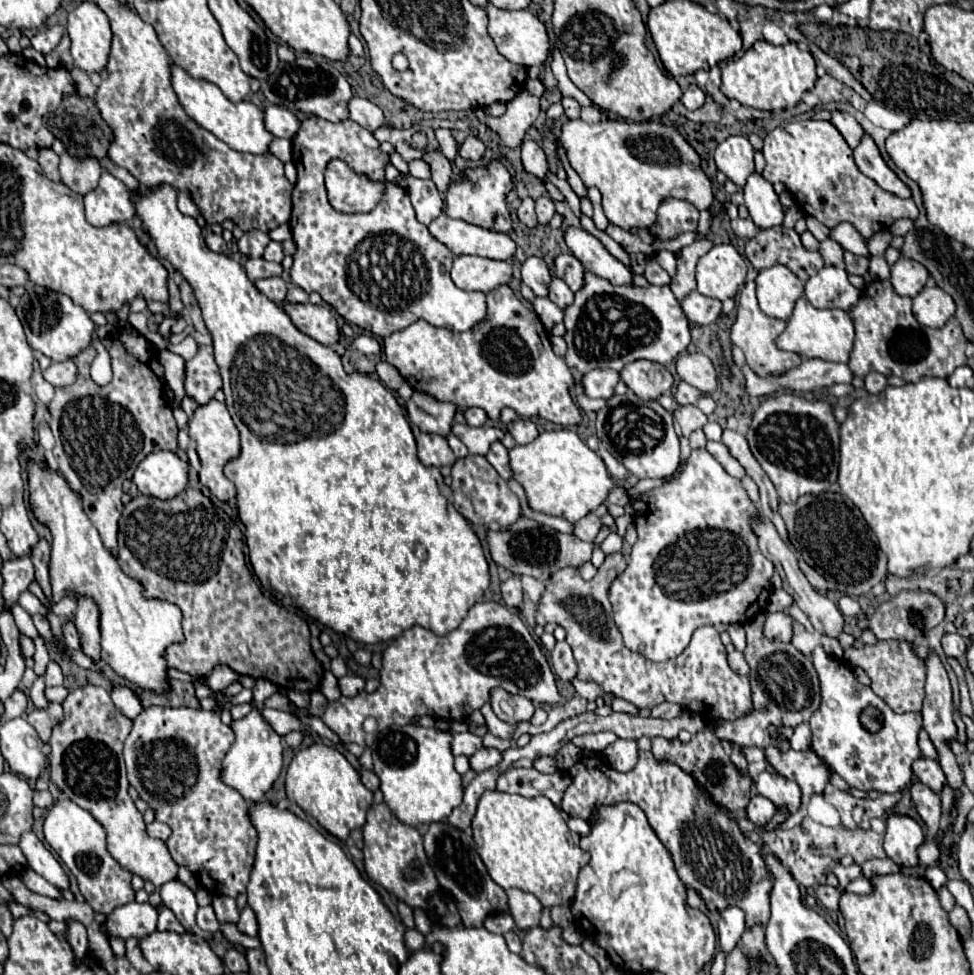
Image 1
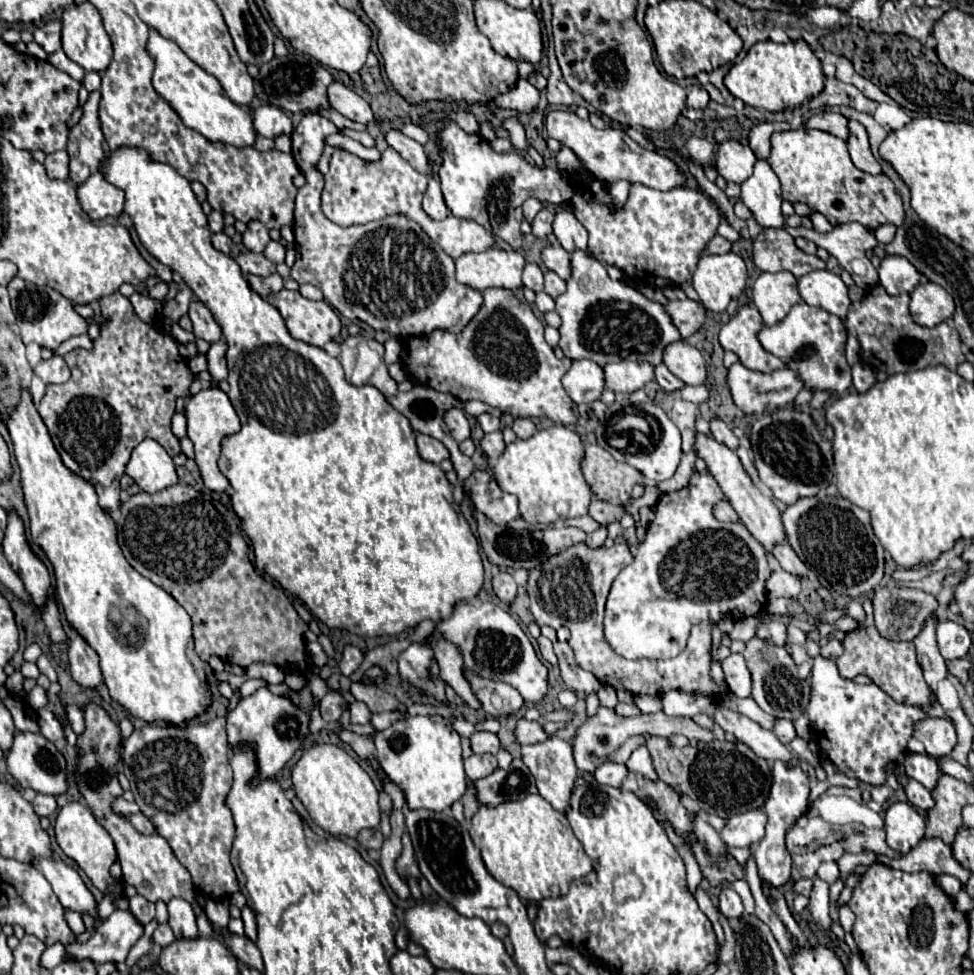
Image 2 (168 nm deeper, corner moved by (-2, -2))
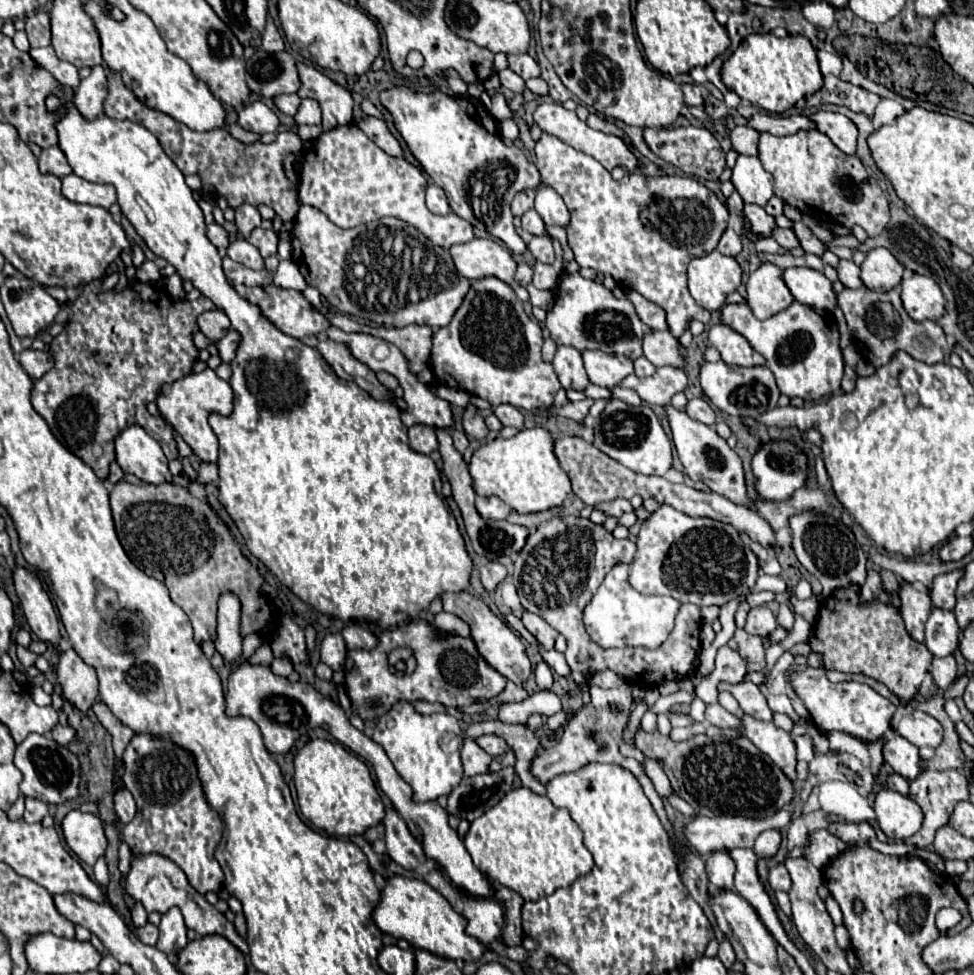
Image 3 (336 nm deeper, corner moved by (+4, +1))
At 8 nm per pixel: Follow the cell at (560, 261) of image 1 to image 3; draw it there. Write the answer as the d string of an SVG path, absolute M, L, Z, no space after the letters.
M534 236L532 242L528 244L528 250L532 256L544 264L554 264L554 248L552 240L548 236Z

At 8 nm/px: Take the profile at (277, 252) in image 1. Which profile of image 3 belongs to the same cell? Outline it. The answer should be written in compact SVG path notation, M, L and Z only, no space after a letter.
M254 228L252 230L252 234L250 234L250 238L248 238L248 242L250 244L254 244L258 250L260 250L260 254L266 258L266 256L272 256L272 254L276 254L278 250L276 250L276 244L278 244L278 236L276 236L276 232L274 230L264 230L264 228Z

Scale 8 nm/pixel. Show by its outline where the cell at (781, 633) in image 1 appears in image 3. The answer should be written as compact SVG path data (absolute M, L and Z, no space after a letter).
M756 606L756 608L752 608L752 610L748 612L744 630L746 630L748 634L766 638L772 630L776 630L776 618L774 618L774 614L772 614L766 606Z

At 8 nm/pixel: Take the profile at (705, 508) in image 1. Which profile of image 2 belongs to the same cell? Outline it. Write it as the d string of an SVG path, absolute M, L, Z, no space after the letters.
M694 469L692 477L690 477L690 483L678 491L672 491L672 493L664 493L660 495L656 507L654 507L654 521L648 525L646 529L646 537L644 541L638 545L638 551L636 551L636 557L634 561L624 567L620 571L620 575L614 579L612 583L612 589L610 589L610 595L608 595L608 601L606 601L606 617L604 617L604 635L606 635L606 641L612 645L612 649L616 653L620 653L622 657L626 659L670 659L670 657L676 657L684 651L686 647L686 641L688 641L688 635L690 635L690 629L696 625L696 623L702 623L702 621L722 621L722 619L732 619L732 621L738 621L738 619L746 619L746 617L752 617L756 613L760 613L766 605L766 589L764 589L764 583L766 579L770 577L772 569L766 561L766 553L764 553L764 547L744 529L742 523L722 523L714 517L714 505L724 501L724 493L720 491L720 485L716 483L716 479L712 477L710 471L704 471L704 473L698 473Z

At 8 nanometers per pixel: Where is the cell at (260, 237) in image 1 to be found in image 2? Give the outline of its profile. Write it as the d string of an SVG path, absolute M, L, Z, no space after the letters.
M260 221L248 223L248 229L242 235L242 243L246 249L250 249L254 253L262 253L264 247L268 245L268 241L270 241L268 229L264 225L260 225Z

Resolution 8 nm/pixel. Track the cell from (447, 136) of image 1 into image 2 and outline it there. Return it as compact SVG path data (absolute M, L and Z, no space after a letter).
M410 123L410 125L404 125L404 127L402 127L402 133L418 141L420 144L425 144L430 137L426 129L422 129L420 125L414 125L414 123Z

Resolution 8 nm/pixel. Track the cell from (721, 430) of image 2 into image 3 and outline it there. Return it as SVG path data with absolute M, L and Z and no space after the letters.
M702 398L688 400L688 404L686 404L686 414L688 414L690 418L694 418L694 420L700 420L700 422L708 424L708 426L714 426L714 420L716 420L710 404L708 404L706 400L702 400Z

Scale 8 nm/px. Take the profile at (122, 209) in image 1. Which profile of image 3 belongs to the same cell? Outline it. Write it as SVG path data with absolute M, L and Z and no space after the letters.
M68 174L62 178L62 194L78 204L102 206L110 208L116 202L116 190L110 184L94 184L76 174Z

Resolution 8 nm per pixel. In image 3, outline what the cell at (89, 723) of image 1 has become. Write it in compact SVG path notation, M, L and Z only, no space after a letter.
M146 854L146 858L134 858L132 856L132 868L130 874L126 878L126 892L138 900L146 912L160 912L166 914L170 908L180 908L184 922L190 930L194 930L200 936L206 934L220 934L226 936L240 952L248 954L248 944L238 936L236 928L228 922L228 930L226 930L226 918L222 912L218 912L212 904L208 904L188 882L186 874L182 874L182 868L174 862L170 862L168 858L162 858L160 854Z

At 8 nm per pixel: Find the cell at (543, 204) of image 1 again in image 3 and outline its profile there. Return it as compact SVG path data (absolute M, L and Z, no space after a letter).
M528 210L524 216L522 216L522 228L534 236L542 236L544 234L544 222L542 218L538 216L536 210Z

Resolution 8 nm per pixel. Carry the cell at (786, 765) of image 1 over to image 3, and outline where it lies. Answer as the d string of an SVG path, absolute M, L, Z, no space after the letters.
M710 704L706 706L706 722L720 726L720 728L740 728L740 718L726 712L720 704Z

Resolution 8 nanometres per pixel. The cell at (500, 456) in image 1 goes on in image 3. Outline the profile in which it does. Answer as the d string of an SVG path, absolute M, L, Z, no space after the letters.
M466 406L464 408L464 416L462 416L462 426L464 426L464 432L468 436L474 436L478 440L484 440L486 434L488 434L488 428L484 424L484 418L476 412L474 406Z

